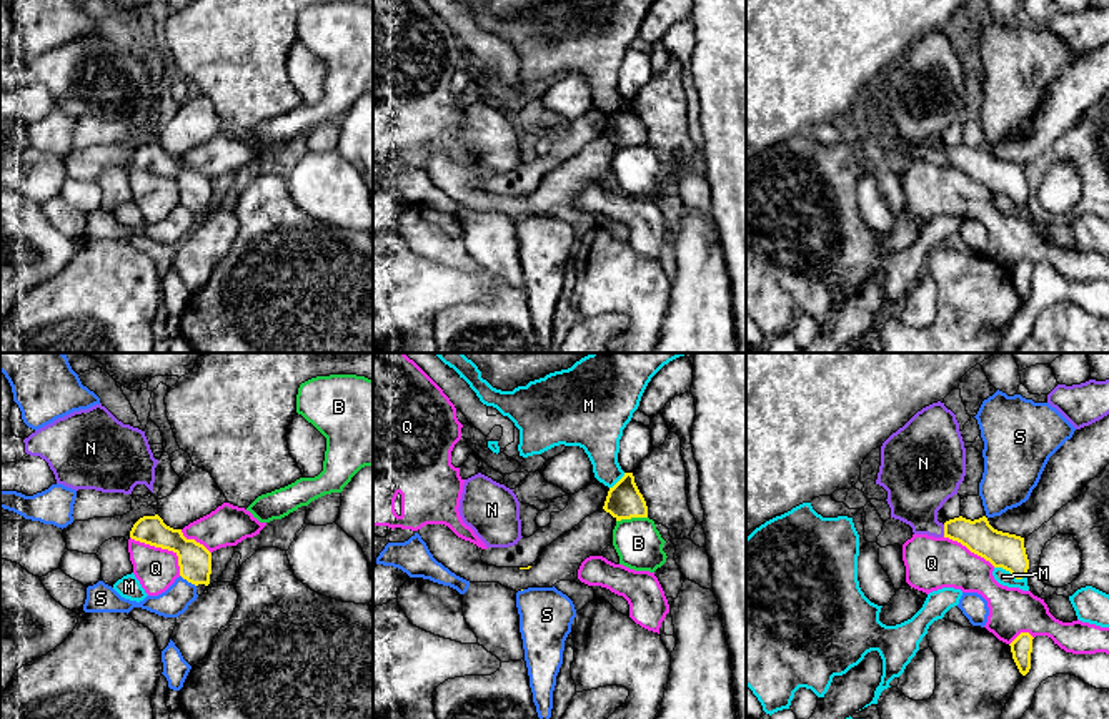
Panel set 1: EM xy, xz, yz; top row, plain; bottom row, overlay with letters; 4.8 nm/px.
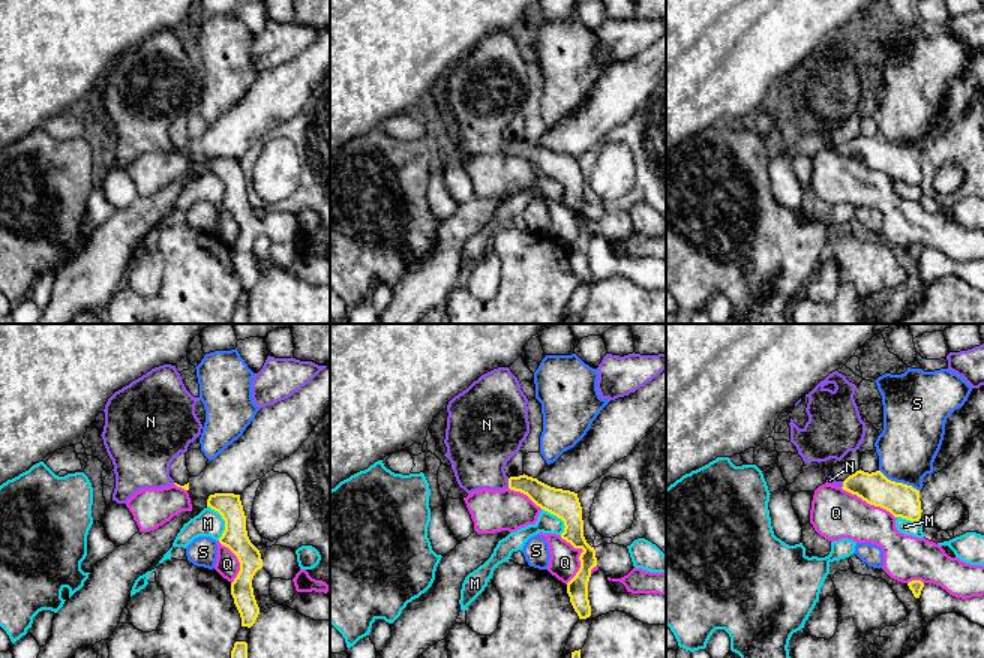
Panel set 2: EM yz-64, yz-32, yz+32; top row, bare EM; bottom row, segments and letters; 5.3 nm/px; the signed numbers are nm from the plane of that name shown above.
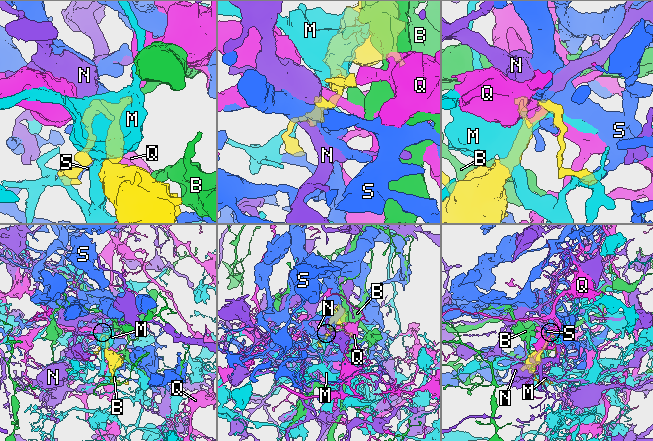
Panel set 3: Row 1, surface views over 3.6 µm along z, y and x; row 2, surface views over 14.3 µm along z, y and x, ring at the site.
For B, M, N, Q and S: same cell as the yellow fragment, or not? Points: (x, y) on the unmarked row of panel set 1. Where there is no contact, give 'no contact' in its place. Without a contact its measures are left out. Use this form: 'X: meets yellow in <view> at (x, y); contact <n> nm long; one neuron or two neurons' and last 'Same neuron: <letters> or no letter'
B: meets yellow in xz at (631, 143); contact 150 nm long; two neurons
M: meets yellow in yz at (1011, 200); contact 170 nm long; two neurons
N: meets yellow in yz at (944, 157); contact 60 nm long; one neuron
Q: meets yellow in xy at (164, 175); contact 320 nm long; two neurons
S: meets yellow in xy at (188, 208); contact 100 nm long; two neurons
Same neuron: N

